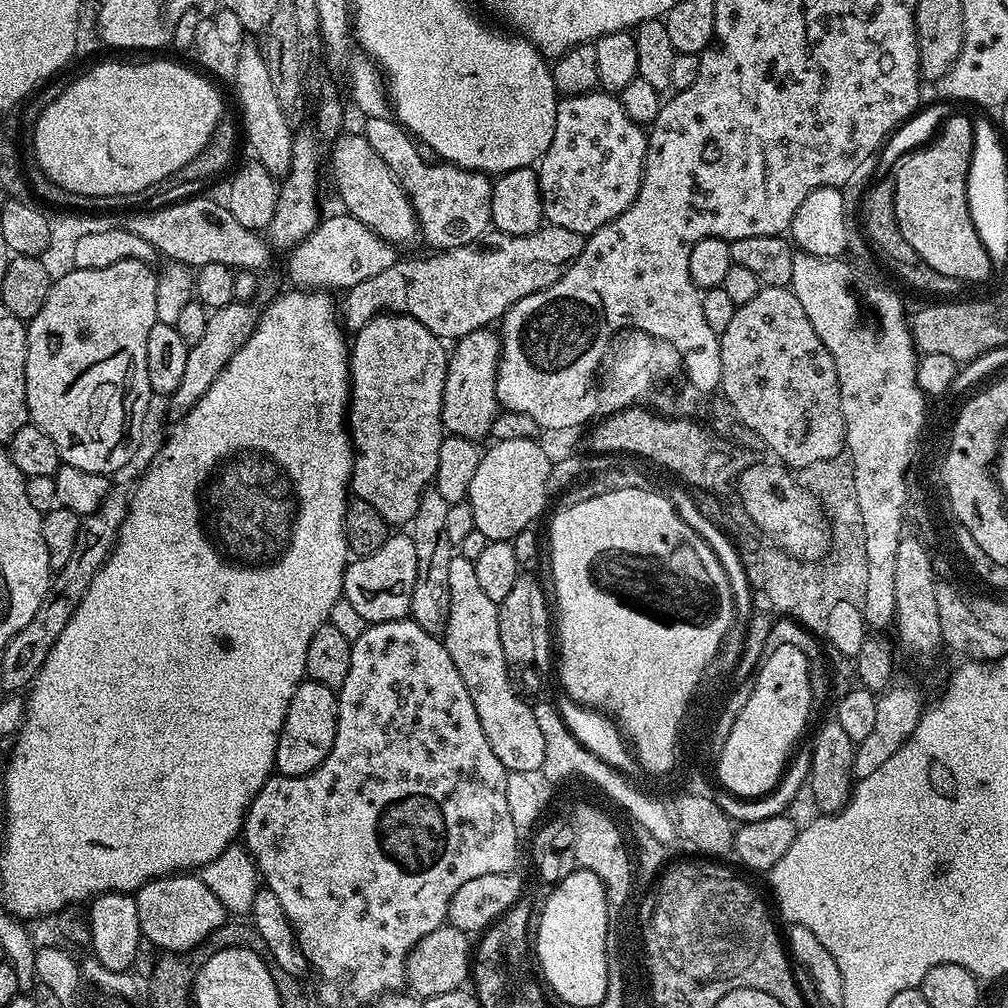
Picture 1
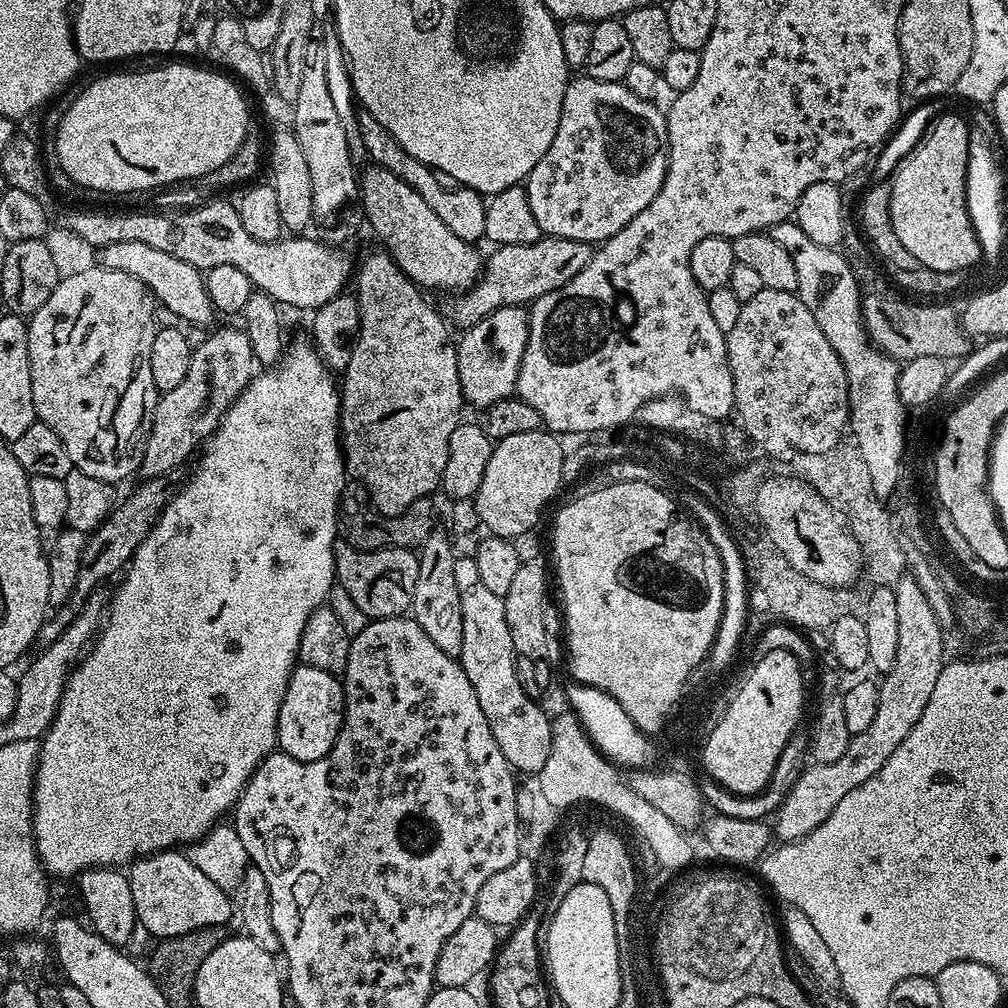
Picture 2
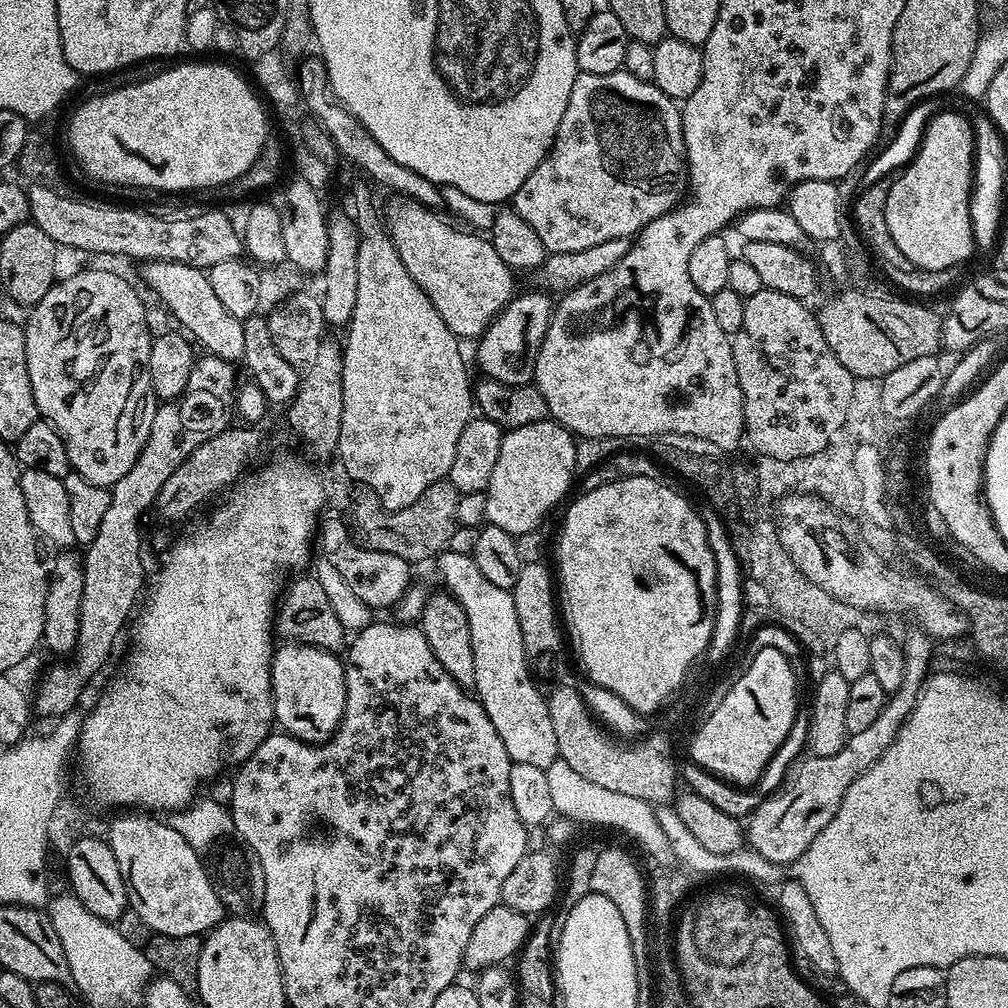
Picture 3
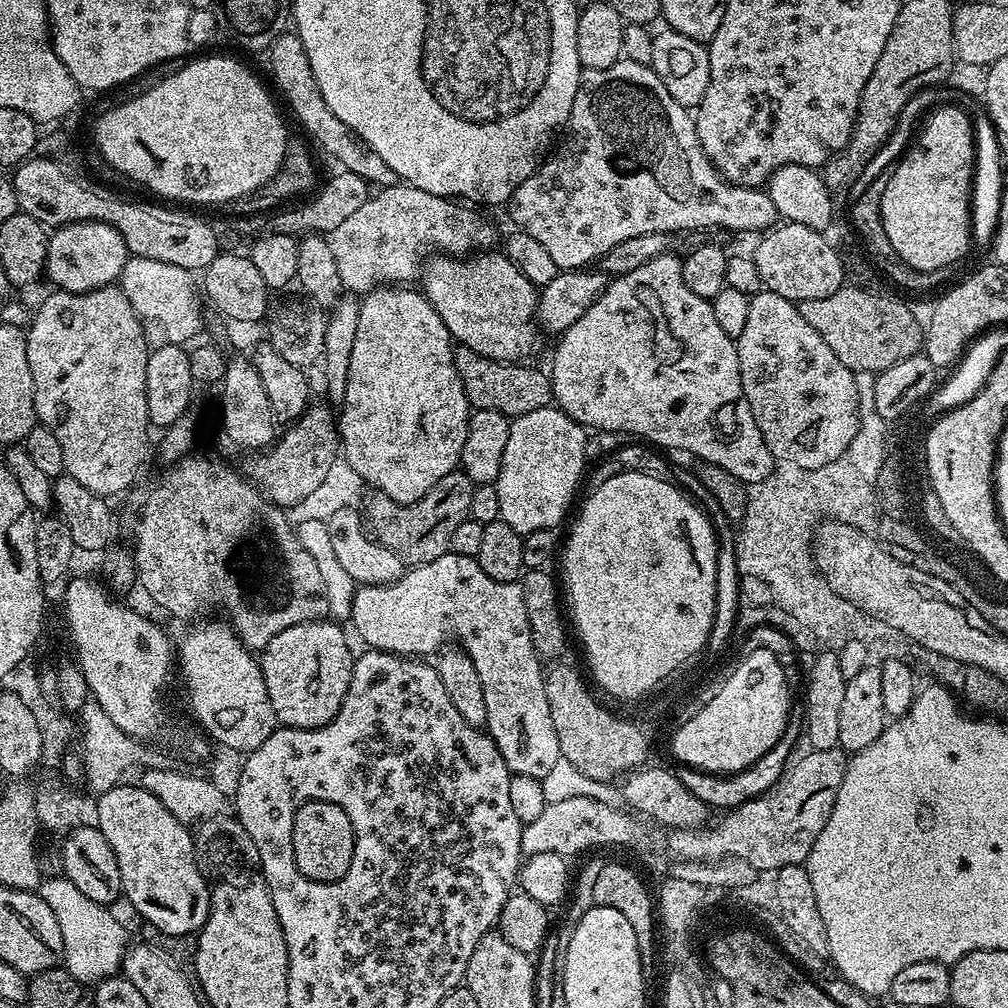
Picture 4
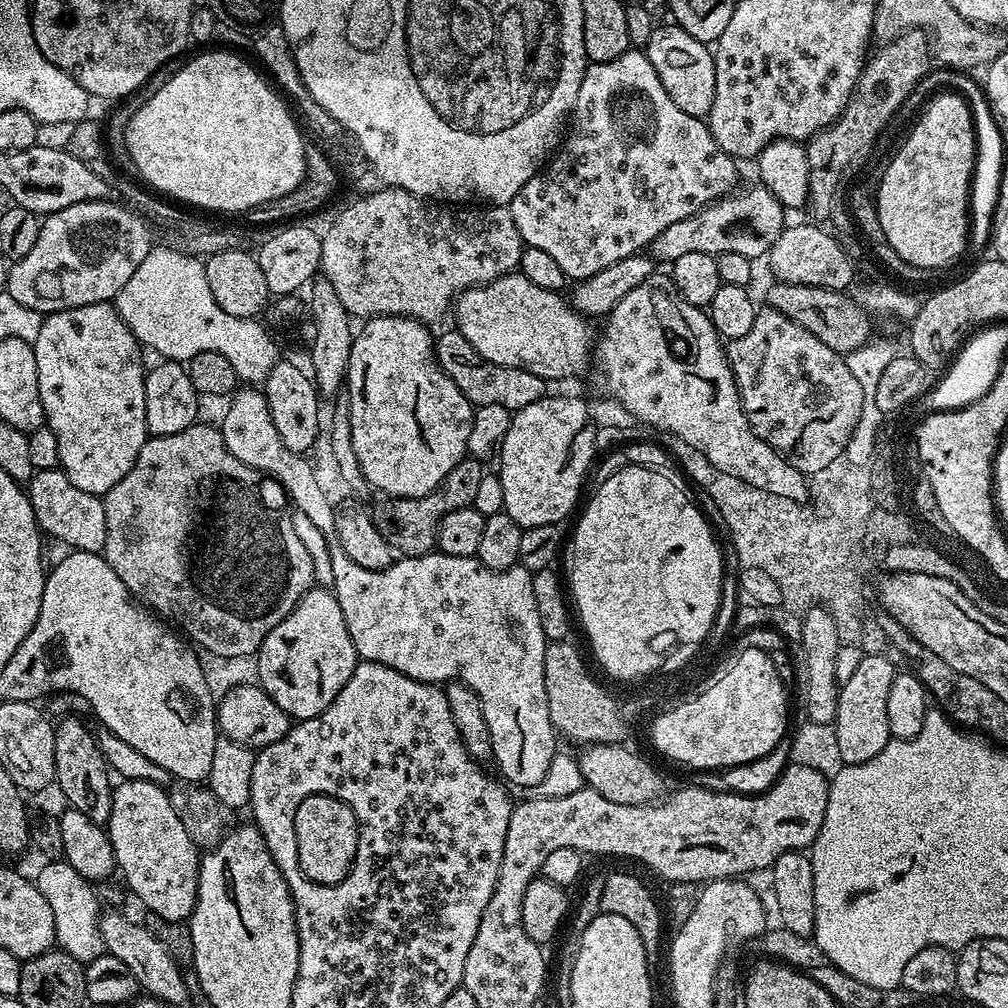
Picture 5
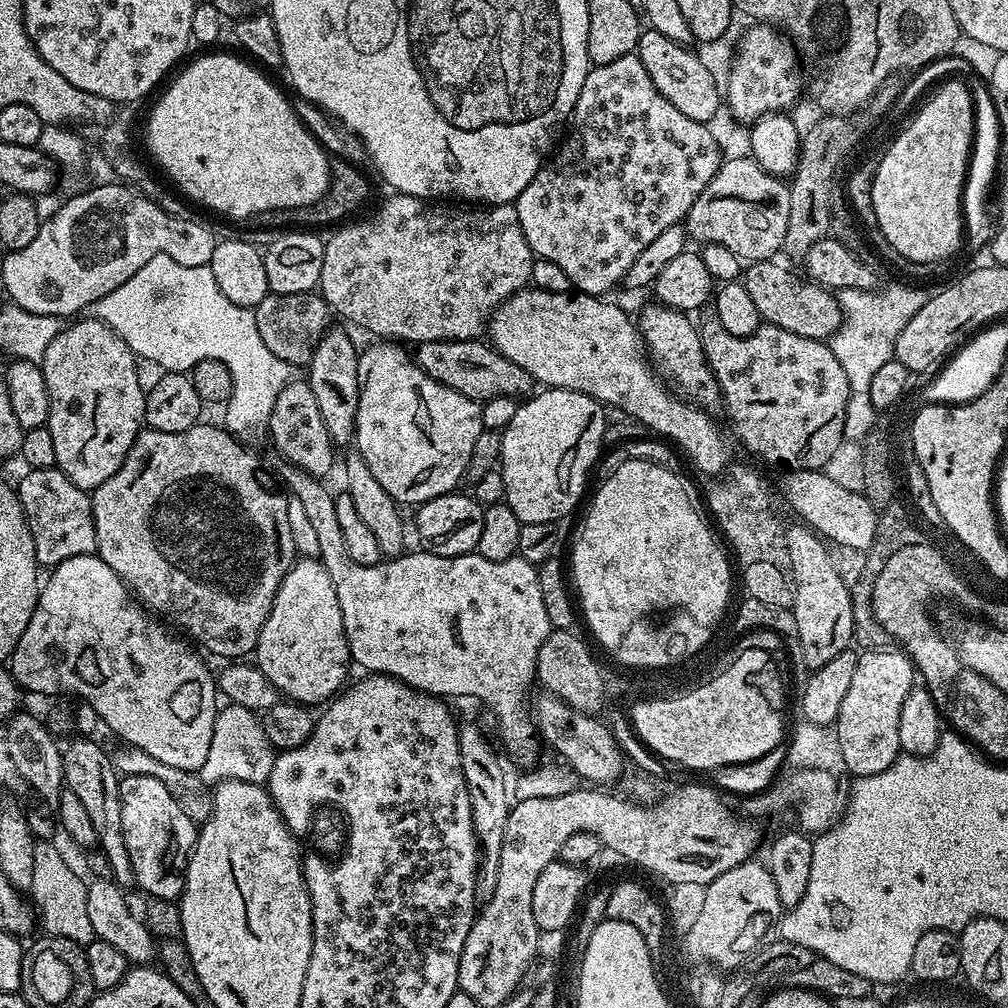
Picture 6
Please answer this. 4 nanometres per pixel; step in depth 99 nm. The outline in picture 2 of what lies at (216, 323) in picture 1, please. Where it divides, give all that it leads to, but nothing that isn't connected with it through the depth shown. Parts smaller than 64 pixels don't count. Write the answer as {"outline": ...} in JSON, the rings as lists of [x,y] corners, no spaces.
{"outline":[[[243,327],[220,328],[217,332],[209,331],[204,337],[202,346],[193,348],[190,367],[186,369],[182,383],[157,399],[156,408],[152,412],[152,425],[144,440],[144,457],[140,460],[139,475],[144,478],[168,476],[171,468],[178,467],[192,451],[193,455],[216,431],[221,418],[228,413],[228,407],[240,396],[241,390],[250,383],[257,368],[250,338],[244,333]]]}

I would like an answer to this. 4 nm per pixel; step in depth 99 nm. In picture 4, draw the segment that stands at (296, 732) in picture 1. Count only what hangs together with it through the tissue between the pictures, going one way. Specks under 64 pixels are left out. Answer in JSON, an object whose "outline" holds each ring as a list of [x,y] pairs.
{"outline":[[[331,619],[311,620],[282,634],[274,634],[270,642],[259,653],[262,678],[266,682],[266,694],[270,694],[270,706],[274,706],[277,721],[286,728],[321,728],[329,724],[342,706],[342,698],[350,686],[354,652],[348,649],[348,640],[339,623]]]}

